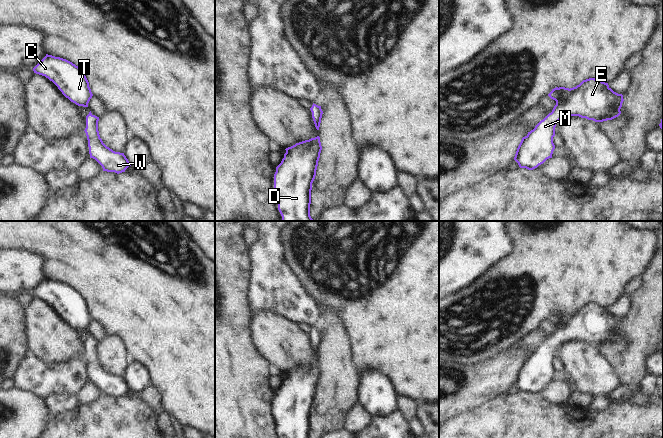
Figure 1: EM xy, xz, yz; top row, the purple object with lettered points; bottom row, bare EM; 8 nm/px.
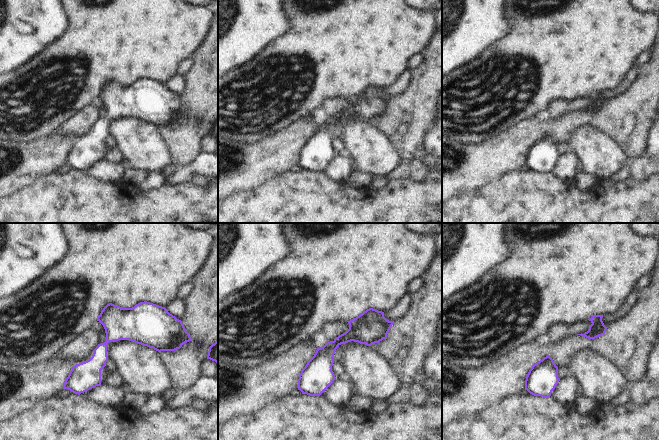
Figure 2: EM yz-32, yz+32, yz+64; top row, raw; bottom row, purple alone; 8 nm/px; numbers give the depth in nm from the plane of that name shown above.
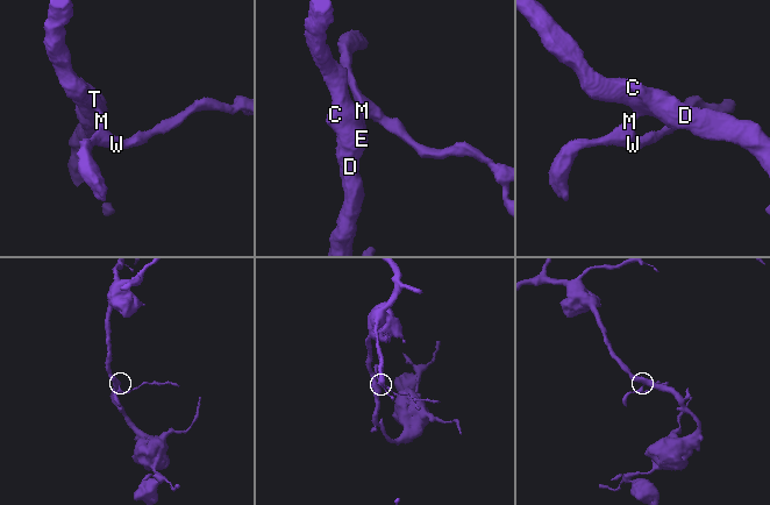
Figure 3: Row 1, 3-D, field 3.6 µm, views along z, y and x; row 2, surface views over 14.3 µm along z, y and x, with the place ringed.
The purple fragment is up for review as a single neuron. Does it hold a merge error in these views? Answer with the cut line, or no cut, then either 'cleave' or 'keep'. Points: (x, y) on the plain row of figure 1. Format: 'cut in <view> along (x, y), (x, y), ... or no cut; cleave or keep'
no cut; keep

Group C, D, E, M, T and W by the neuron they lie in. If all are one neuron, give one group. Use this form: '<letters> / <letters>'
C D E M T W

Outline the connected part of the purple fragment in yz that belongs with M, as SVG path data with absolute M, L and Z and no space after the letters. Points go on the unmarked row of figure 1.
M595 302L583 304L579 309L573 312L556 311L548 318L556 325L551 337L541 344L533 354L522 362L514 384L520 392L533 394L543 388L547 383L552 382L555 369L553 361L555 360L555 351L560 343L569 340L579 340L595 346L612 344L621 338L621 331L624 325L623 319L614 316L608 307Z

